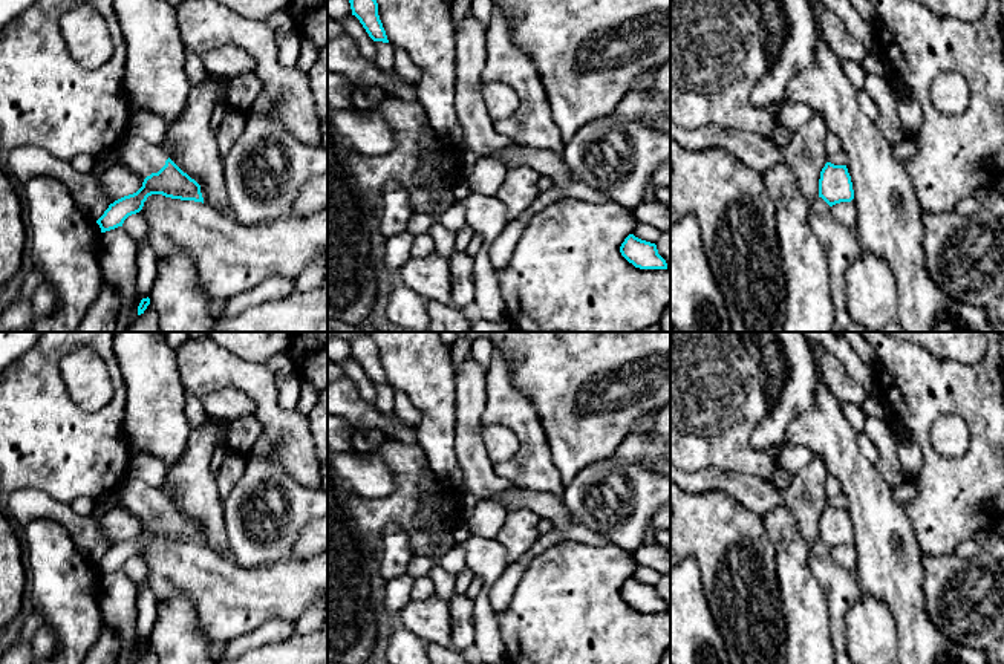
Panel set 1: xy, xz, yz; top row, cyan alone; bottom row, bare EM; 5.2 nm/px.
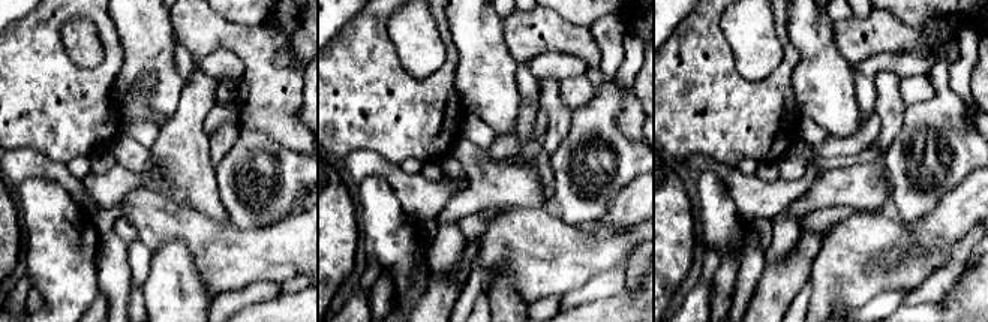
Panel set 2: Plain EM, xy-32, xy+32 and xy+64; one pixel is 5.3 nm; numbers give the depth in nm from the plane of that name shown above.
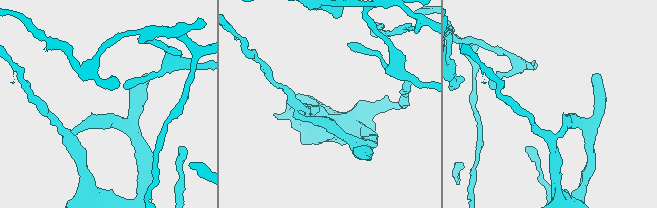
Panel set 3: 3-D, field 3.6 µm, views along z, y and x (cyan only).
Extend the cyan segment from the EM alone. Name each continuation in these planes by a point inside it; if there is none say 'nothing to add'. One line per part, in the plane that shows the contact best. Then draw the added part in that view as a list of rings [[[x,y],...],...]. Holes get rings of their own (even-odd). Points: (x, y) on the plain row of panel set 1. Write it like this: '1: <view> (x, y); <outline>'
1: xy (144, 501); [[[130,474],[119,485],[116,496],[122,503],[142,522],[152,516],[158,516],[168,502],[162,490],[153,488]]]

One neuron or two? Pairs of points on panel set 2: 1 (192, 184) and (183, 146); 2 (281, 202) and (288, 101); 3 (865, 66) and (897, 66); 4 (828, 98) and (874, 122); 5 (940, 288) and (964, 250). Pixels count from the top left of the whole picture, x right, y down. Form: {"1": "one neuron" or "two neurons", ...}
{"1": "one neuron", "2": "two neurons", "3": "one neuron", "4": "two neurons", "5": "one neuron"}

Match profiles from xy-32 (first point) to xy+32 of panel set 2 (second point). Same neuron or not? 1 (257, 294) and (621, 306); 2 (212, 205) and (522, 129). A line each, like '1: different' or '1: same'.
1: different
2: same

